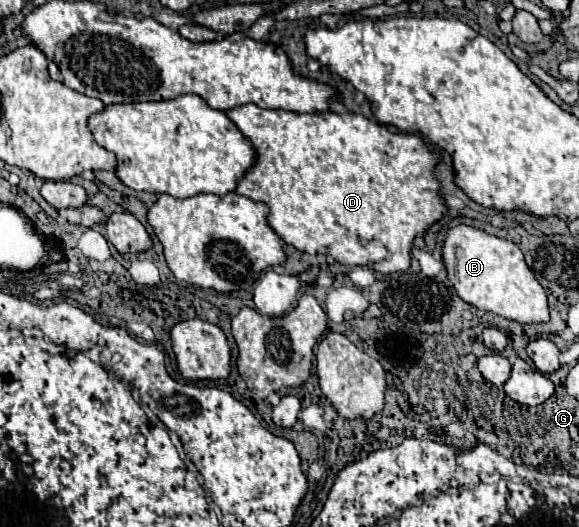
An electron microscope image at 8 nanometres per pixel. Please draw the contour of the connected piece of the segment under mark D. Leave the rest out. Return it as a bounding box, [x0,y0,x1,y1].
[225,104,445,274]

